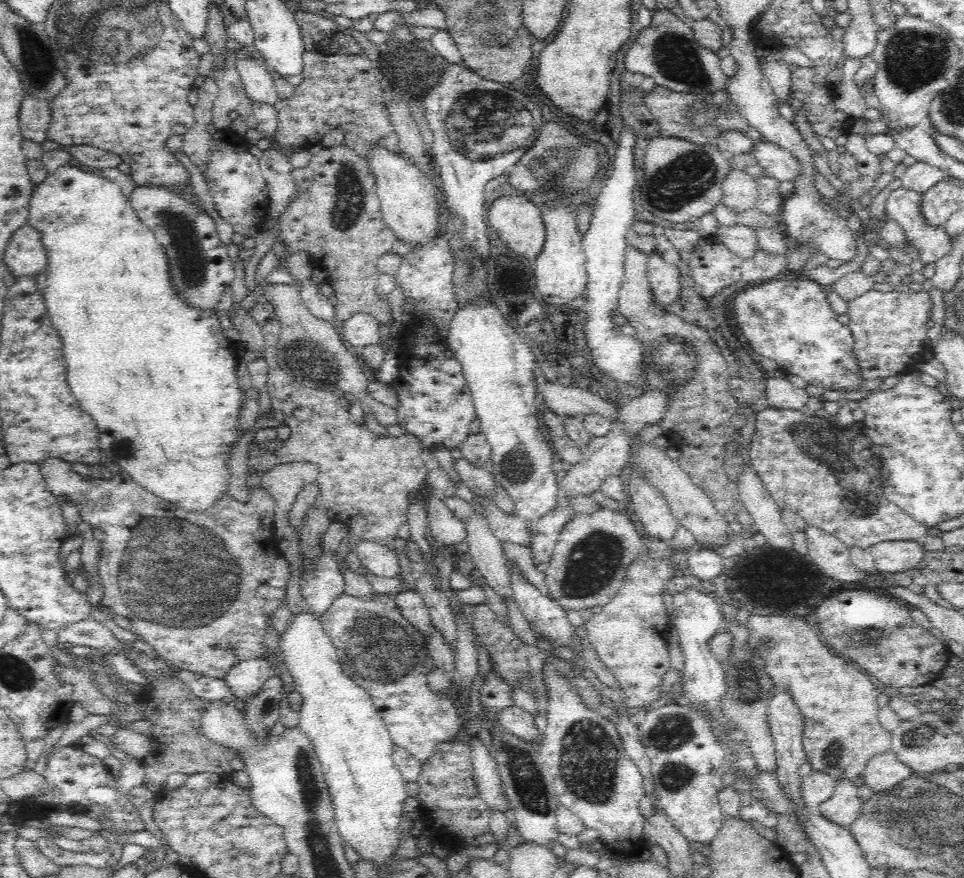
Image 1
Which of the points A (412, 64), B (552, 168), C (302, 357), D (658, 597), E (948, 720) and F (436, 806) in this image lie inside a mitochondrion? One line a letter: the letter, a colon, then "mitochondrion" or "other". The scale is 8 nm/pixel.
A: mitochondrion
B: mitochondrion
C: mitochondrion
D: other
E: other
F: other

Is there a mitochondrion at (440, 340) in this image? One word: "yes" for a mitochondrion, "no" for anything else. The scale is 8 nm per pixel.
no

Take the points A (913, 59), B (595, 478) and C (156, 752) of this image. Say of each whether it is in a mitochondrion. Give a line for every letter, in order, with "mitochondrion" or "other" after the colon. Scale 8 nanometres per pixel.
A: mitochondrion
B: other
C: other

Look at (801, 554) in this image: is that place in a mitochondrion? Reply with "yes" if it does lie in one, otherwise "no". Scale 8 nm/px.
no

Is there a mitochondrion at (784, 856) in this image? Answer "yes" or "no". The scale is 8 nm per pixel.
no

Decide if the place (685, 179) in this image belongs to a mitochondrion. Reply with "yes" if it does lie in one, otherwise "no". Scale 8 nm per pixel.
yes

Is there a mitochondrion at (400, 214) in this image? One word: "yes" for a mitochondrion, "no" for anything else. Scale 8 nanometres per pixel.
no

